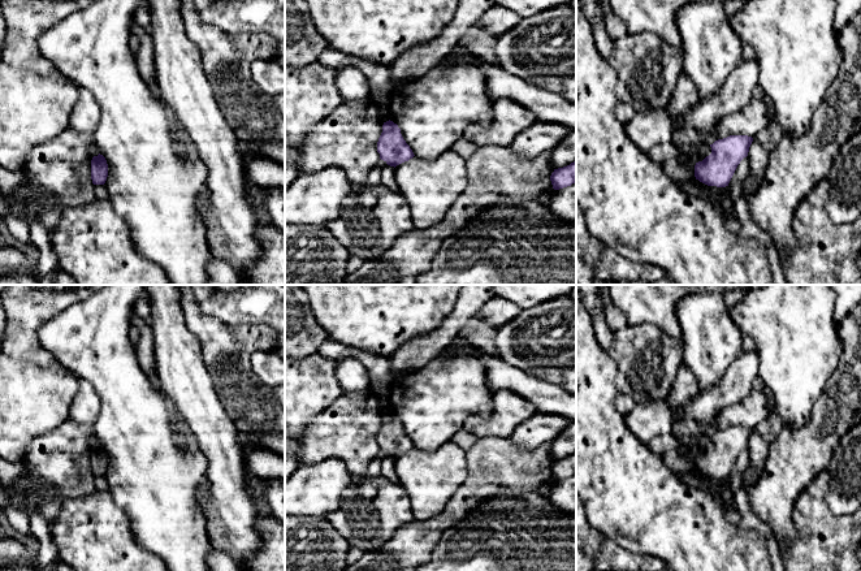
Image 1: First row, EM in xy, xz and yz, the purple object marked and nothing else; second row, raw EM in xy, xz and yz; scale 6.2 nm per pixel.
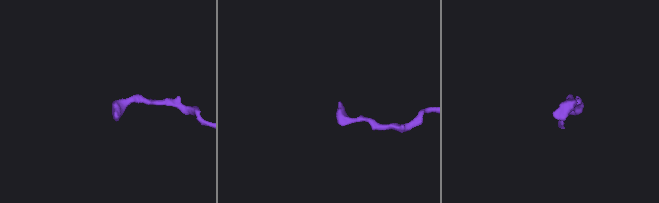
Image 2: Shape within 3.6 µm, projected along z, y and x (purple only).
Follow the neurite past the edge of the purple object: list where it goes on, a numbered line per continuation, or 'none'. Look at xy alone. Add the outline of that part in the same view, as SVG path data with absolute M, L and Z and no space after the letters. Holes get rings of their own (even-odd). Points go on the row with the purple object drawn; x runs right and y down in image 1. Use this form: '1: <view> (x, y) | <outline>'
none

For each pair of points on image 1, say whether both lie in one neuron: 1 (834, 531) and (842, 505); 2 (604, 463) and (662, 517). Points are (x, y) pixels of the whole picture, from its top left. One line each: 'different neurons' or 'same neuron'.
1: different neurons
2: same neuron

